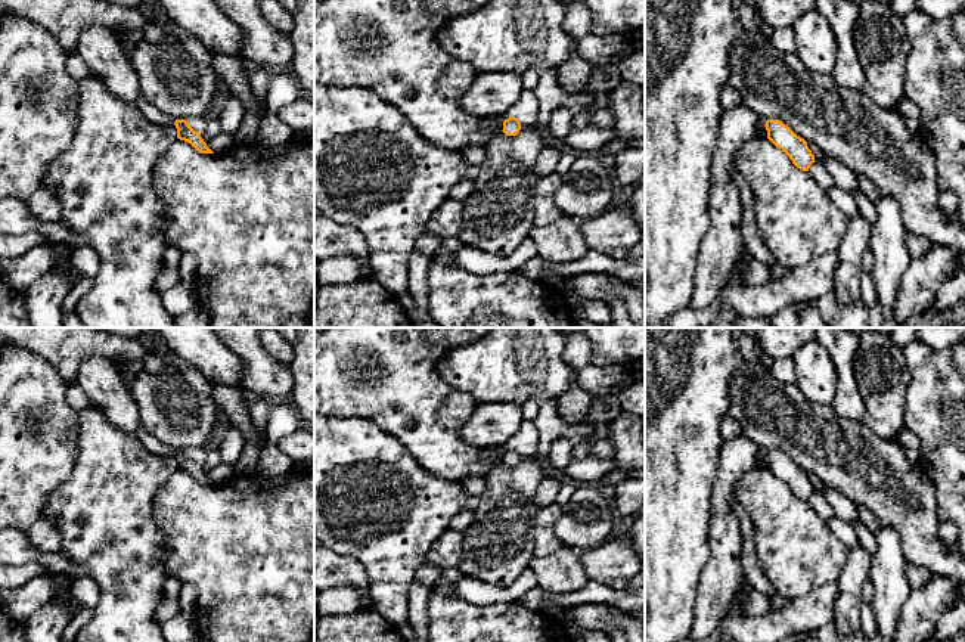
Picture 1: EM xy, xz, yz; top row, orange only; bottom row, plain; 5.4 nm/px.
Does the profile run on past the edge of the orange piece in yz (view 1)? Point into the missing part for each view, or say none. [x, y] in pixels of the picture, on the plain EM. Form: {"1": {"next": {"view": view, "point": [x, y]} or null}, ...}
{"1": {"next": null}}

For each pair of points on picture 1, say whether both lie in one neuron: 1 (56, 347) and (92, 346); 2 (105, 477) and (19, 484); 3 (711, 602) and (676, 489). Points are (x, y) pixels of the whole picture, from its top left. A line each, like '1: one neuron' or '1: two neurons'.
1: one neuron
2: two neurons
3: two neurons

